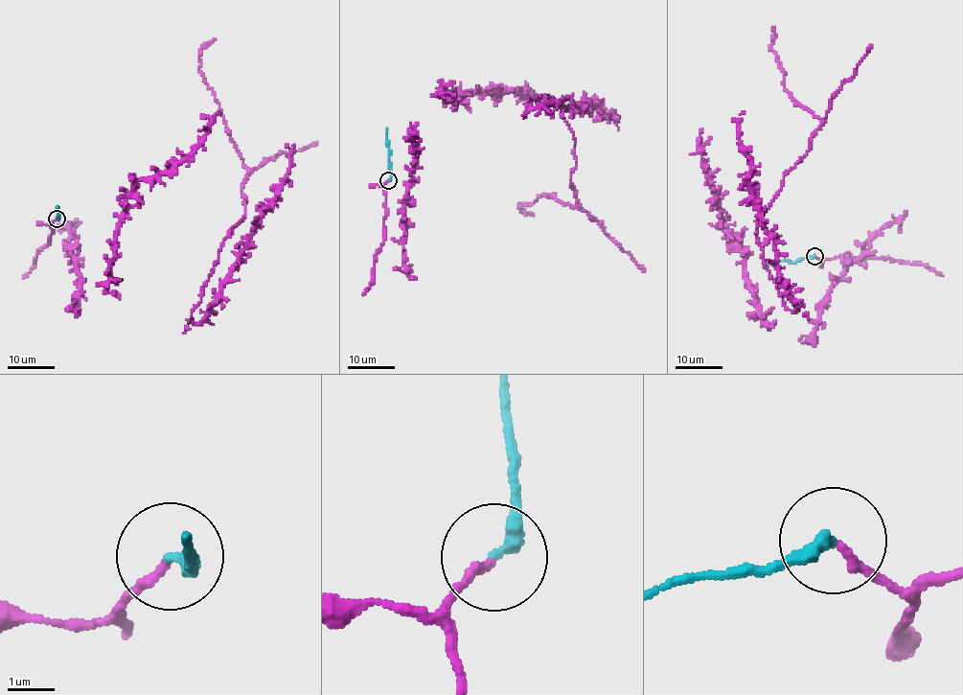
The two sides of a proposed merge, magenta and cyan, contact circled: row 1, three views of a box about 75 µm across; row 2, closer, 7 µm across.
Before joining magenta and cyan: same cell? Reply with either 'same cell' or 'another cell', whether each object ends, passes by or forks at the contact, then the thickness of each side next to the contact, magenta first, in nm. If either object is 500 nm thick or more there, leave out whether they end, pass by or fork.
same cell | magenta ends | cyan ends | 170/300 nm

